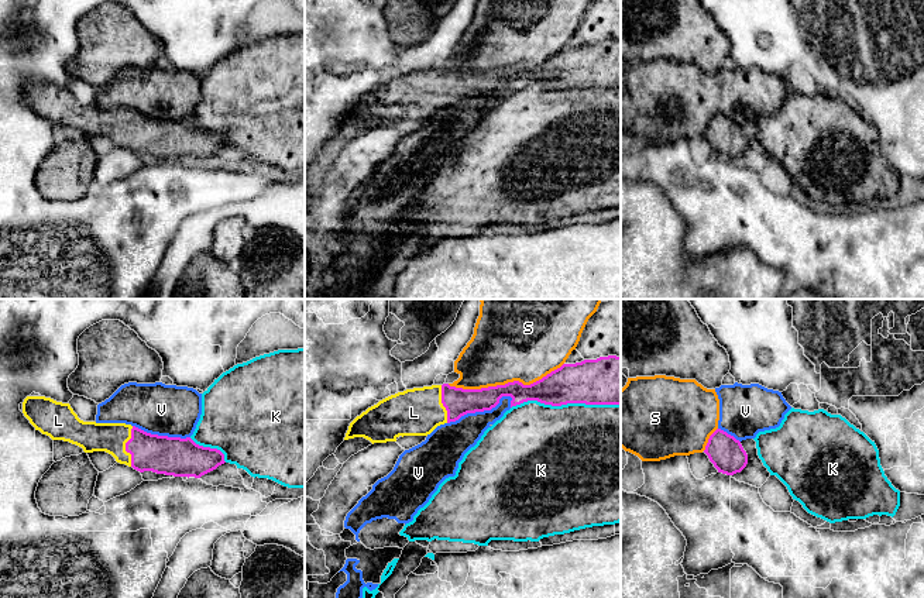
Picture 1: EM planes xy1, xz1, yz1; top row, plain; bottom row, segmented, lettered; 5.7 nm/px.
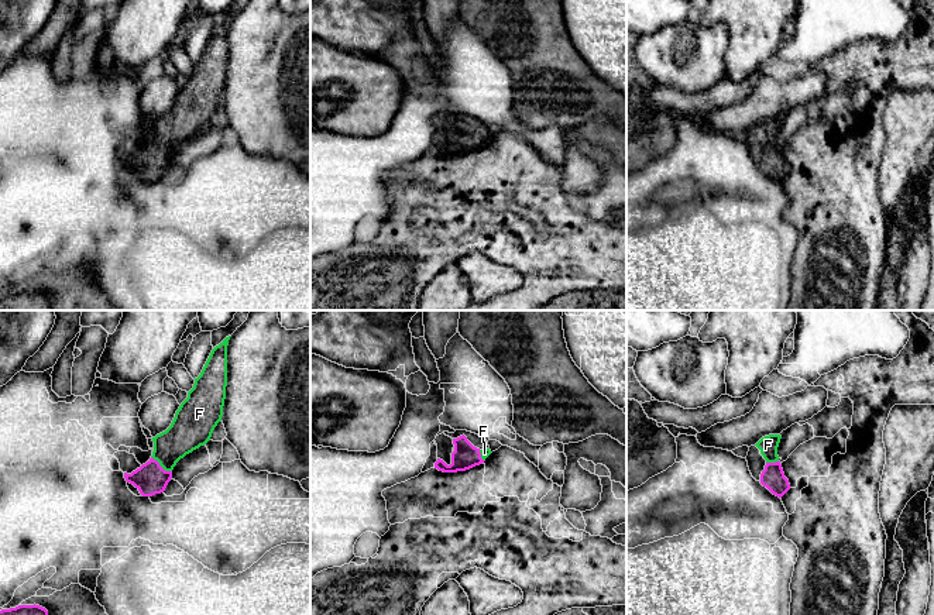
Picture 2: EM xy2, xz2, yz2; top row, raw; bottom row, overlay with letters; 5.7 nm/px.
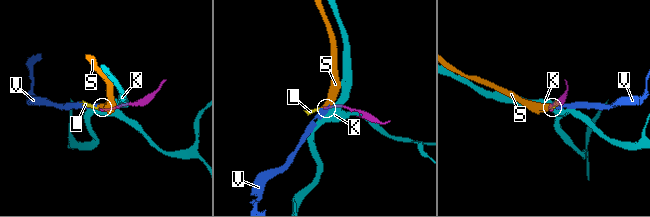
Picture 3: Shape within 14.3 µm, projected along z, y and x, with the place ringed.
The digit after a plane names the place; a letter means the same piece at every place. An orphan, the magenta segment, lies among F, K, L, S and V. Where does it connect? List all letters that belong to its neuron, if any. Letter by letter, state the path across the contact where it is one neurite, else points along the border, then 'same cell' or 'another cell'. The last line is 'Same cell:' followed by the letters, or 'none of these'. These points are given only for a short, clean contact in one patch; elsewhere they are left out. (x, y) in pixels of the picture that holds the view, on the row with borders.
F: way xy2 (150, 478), (160, 466), (165, 454), (188, 432); same cell
K: another cell
L: way xy1 (161, 454), (126, 446), (119, 439), (110, 437); same cell
S: another cell
V: another cell
Same cell: F, L

